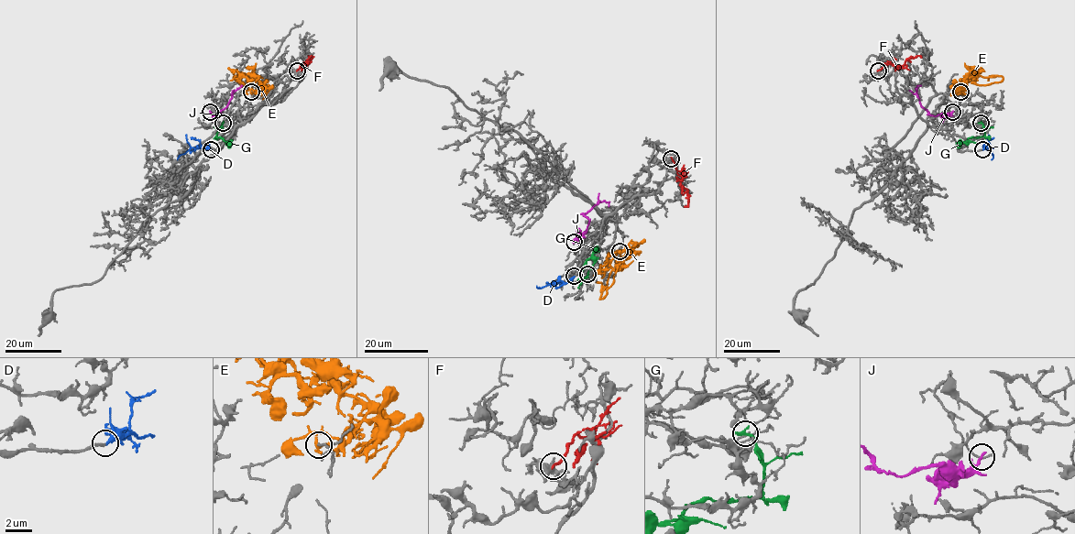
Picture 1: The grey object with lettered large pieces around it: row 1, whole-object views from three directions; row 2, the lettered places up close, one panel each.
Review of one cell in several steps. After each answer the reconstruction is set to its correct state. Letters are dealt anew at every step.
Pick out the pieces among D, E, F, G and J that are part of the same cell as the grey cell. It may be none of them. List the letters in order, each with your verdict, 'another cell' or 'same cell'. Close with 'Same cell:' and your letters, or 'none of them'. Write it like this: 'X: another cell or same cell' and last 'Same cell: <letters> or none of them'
D: same cell
E: another cell
F: another cell
G: another cell
J: another cell
Same cell: D

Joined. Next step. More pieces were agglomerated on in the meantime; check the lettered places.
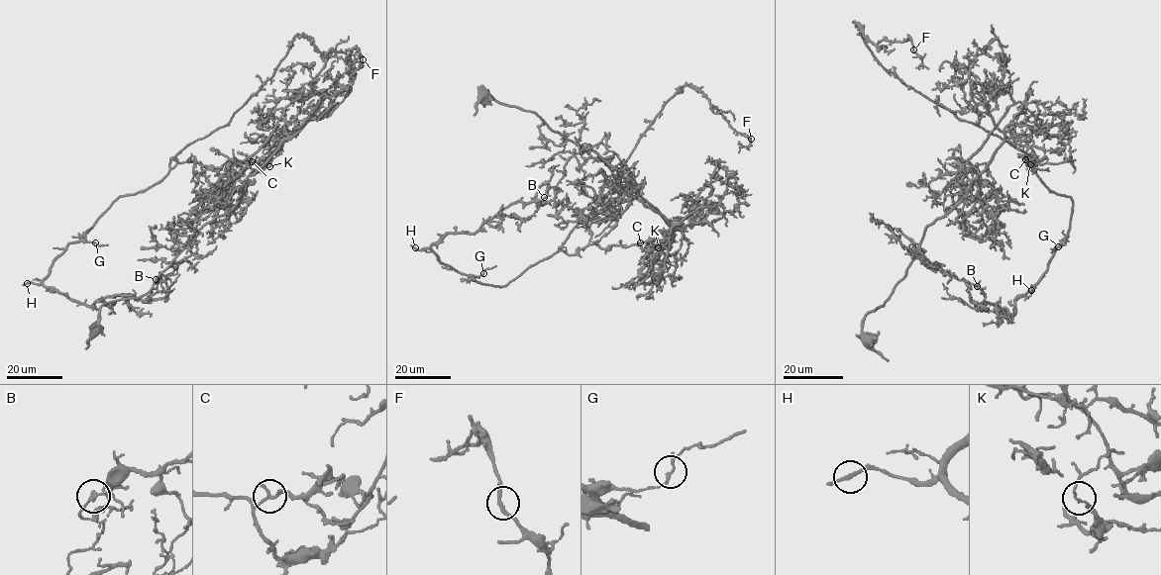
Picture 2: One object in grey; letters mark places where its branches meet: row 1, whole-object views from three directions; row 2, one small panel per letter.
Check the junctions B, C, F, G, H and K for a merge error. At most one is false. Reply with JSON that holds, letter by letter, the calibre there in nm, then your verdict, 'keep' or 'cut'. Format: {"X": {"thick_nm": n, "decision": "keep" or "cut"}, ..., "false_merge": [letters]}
{"B": {"thick_nm": 150, "decision": "cut"}, "C": {"thick_nm": 190, "decision": "keep"}, "F": {"thick_nm": 200, "decision": "keep"}, "G": {"thick_nm": 130, "decision": "keep"}, "H": {"thick_nm": 200, "decision": "keep"}, "K": {"thick_nm": 120, "decision": "keep"}, "false_merge": ["B"]}

